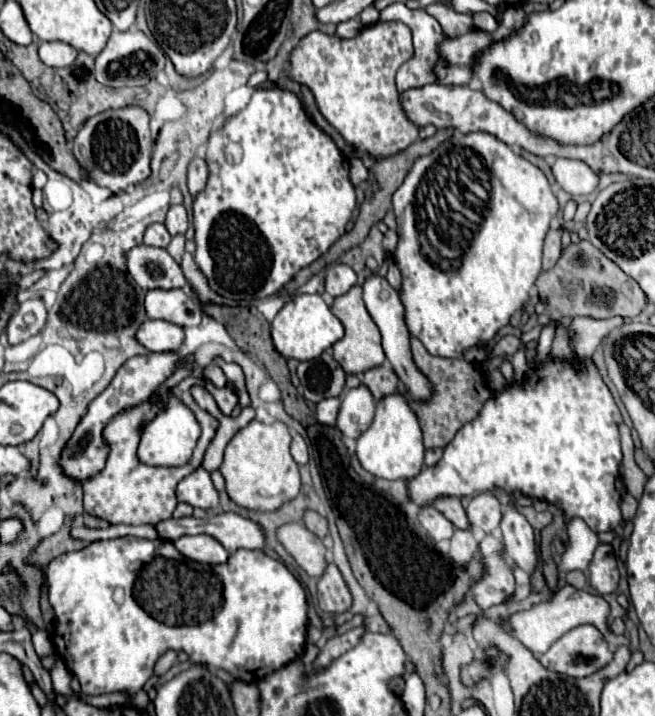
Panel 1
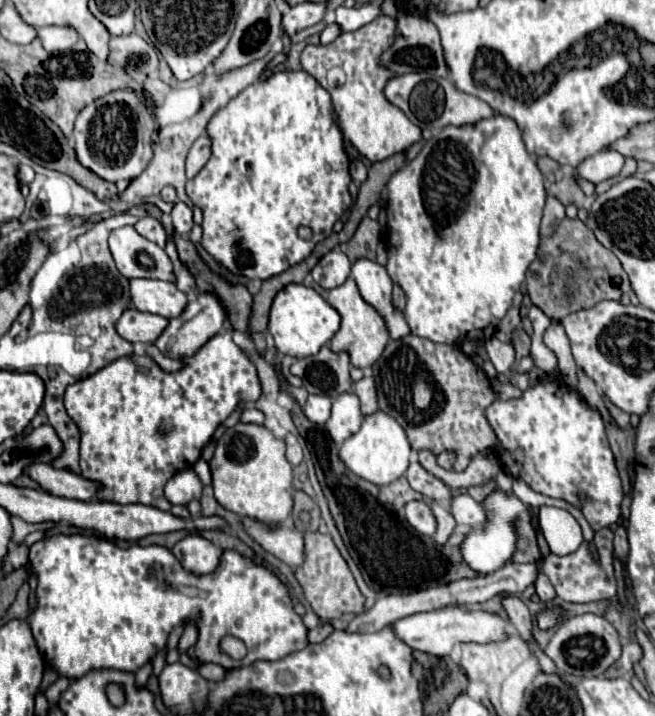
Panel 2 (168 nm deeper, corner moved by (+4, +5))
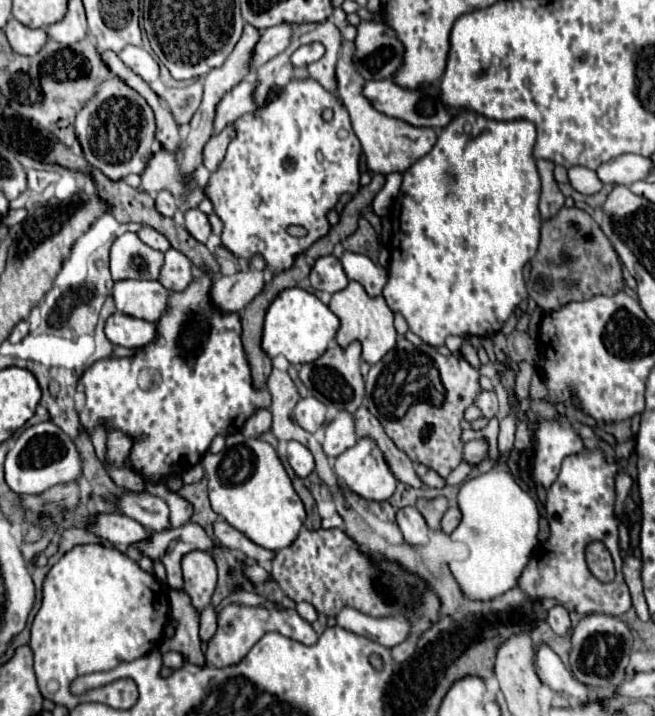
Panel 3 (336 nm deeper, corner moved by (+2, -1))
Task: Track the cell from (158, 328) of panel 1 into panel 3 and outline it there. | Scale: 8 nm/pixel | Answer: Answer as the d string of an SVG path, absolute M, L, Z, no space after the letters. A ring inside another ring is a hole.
M111 315L105 323L105 335L113 345L145 347L157 337L157 325L131 315Z

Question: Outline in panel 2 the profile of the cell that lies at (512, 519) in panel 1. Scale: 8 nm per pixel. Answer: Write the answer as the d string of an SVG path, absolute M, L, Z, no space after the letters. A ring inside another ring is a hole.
M539 573L539 579L535 583L535 589L537 589L537 595L539 595L539 599L543 603L549 603L549 601L555 599L555 589L553 589L553 585L549 583L549 579L543 573Z

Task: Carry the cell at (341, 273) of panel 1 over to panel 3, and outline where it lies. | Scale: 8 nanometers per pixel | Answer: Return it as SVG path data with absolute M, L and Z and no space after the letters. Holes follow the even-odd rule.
M335 255L317 259L317 263L313 265L313 271L309 275L309 281L311 281L313 289L327 291L327 293L337 293L337 291L345 289L349 283L349 279L343 271L343 265Z

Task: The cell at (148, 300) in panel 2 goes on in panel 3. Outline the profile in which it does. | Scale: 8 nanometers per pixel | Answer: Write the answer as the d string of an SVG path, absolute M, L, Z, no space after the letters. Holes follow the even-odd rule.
M117 281L113 287L113 299L117 309L131 317L157 323L169 307L169 291L159 281Z

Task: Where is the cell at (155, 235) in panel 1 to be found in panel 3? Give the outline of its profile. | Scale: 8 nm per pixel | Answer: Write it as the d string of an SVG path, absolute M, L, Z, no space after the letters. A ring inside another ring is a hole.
M143 225L139 231L137 231L137 235L139 235L139 239L143 241L143 243L147 243L149 247L153 247L153 249L157 249L157 251L167 251L171 245L169 245L169 241L165 239L165 235L161 235L159 231L155 231L153 227L147 227L147 225Z

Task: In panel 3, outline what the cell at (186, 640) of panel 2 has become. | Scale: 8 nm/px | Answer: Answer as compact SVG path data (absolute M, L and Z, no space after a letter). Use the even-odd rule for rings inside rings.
M209 605L199 615L199 637L201 637L201 641L205 641L205 643L211 641L211 637L215 635L215 631L217 631L217 619L215 619L213 605Z

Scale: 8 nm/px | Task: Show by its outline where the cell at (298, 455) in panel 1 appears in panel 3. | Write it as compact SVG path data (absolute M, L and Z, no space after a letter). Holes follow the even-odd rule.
M289 441L289 445L287 445L287 461L289 461L291 469L297 473L297 477L301 477L301 479L307 477L315 467L313 455L309 453L309 449L303 447L297 441Z

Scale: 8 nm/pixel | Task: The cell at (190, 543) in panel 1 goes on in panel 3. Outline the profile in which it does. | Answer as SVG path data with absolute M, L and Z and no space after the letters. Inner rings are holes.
M191 551L181 559L185 591L195 611L203 611L211 603L217 583L217 565L209 551Z

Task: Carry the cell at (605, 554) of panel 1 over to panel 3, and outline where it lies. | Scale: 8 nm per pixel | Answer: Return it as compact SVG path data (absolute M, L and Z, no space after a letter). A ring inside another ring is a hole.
M589 449L579 455L565 459L557 483L547 491L547 519L551 527L549 549L541 547L527 563L517 585L529 599L555 599L567 611L579 615L589 613L607 613L623 615L631 607L629 589L621 573L621 555L619 555L619 537L617 537L617 519L615 519L615 471L619 465L605 461L599 449ZM591 541L603 541L609 545L609 553L615 561L615 579L611 583L597 581L585 563L585 547Z

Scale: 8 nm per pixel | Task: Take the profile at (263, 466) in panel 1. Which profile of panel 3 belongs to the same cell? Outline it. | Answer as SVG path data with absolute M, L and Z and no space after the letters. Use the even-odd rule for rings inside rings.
M235 433L227 437L223 451L207 453L201 465L205 467L209 481L213 511L245 533L251 541L265 549L281 551L297 537L305 521L305 507L299 495L293 491L291 479L273 445L259 437Z

